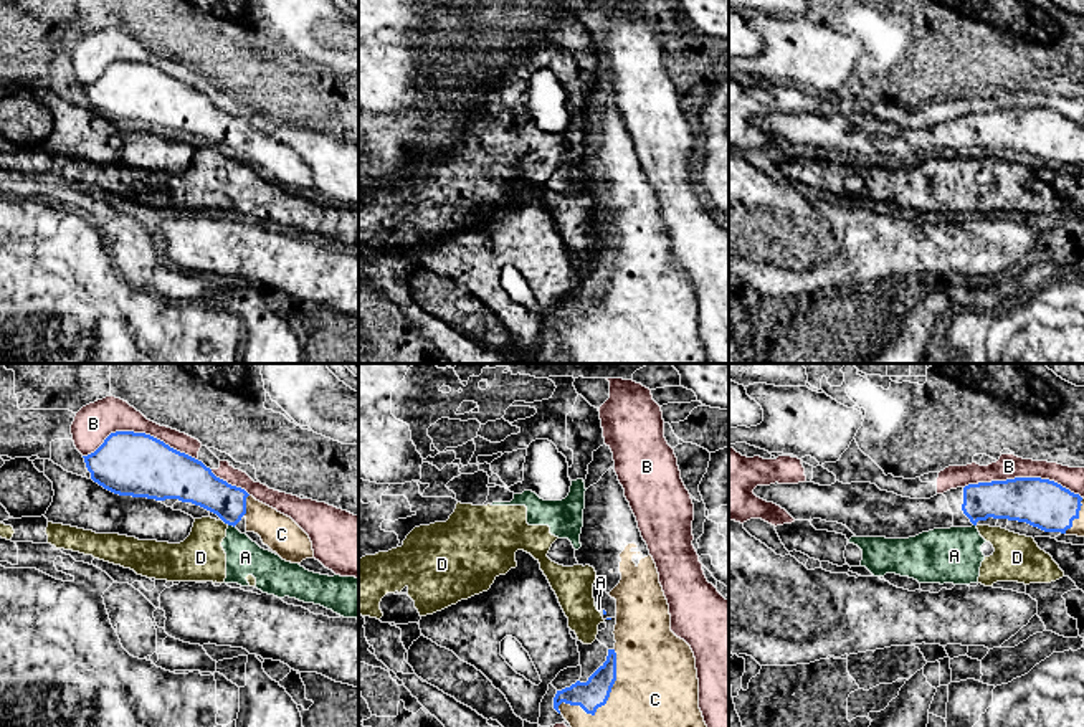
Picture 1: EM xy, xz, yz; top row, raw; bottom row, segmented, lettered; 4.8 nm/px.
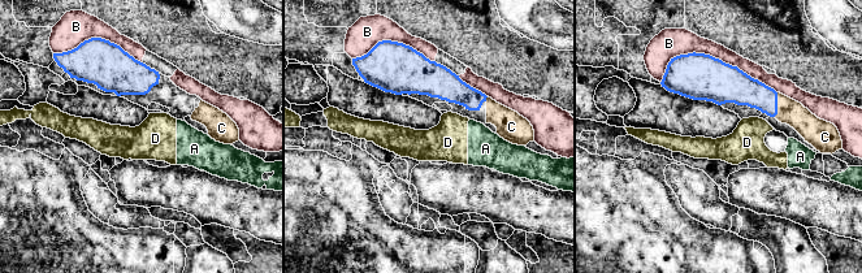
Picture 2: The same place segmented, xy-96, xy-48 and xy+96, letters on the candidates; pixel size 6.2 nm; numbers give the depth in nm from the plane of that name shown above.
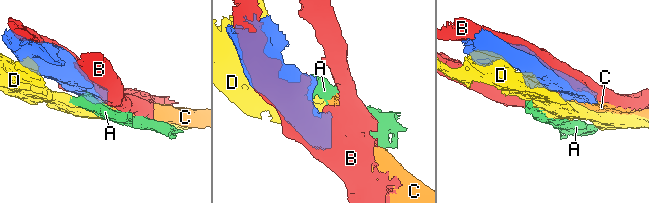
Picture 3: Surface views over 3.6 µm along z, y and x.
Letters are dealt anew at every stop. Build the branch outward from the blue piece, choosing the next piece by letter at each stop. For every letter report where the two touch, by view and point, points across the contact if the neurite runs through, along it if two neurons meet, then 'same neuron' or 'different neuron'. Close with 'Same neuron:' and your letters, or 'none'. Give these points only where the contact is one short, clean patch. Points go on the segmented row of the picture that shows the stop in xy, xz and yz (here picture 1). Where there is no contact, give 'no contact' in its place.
A: meets blue in xy at (232, 524); border along xy (228, 524), (233, 527); different neuron
B: meets blue in yz at (1023, 478); different neuron
C: meets blue in xz at (605, 703); same neuron
D: meets blue in xy at (225, 522); border along xy (222, 519), (228, 524); different neuron
Same neuron: C

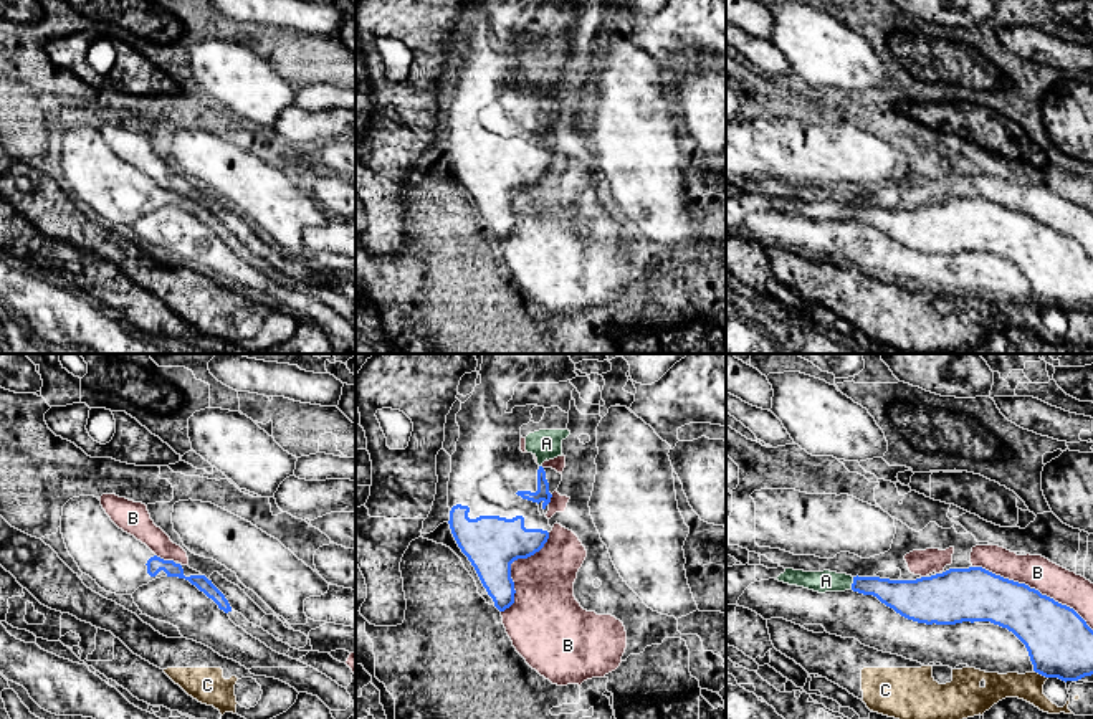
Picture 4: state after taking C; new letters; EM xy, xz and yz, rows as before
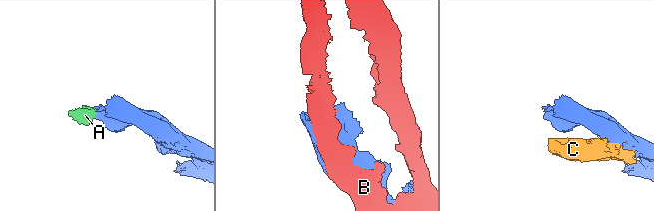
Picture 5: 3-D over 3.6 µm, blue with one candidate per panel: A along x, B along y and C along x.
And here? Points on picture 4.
A: meets blue in yz at (852, 584); same neuron
B: meets blue in yz at (1034, 589); different neuron
C: meets blue in yz at (1040, 673); different neuron
Same neuron: A

